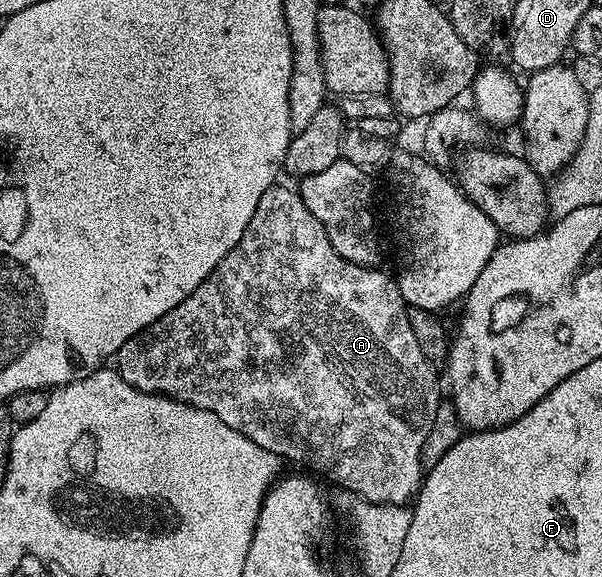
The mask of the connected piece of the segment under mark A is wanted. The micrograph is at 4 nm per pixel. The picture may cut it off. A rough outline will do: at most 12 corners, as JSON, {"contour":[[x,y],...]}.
{"contour":[[300,192],[127,339],[131,387],[372,505],[437,377]]}

